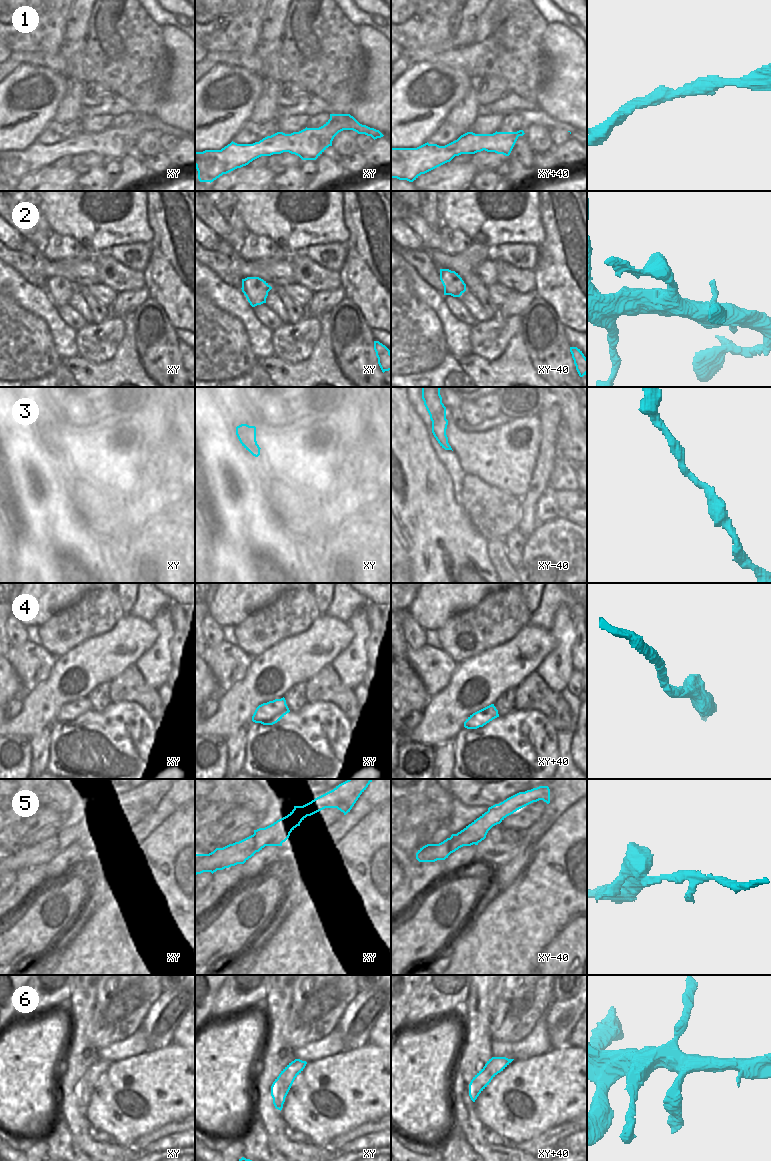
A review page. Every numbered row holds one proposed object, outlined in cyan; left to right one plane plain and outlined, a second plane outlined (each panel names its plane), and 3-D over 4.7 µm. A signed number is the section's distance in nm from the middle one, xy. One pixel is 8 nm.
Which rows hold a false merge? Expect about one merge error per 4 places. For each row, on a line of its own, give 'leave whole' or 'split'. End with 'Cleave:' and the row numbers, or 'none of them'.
1: leave whole
2: leave whole
3: leave whole
4: leave whole
5: leave whole
6: leave whole
Cleave: none of them

